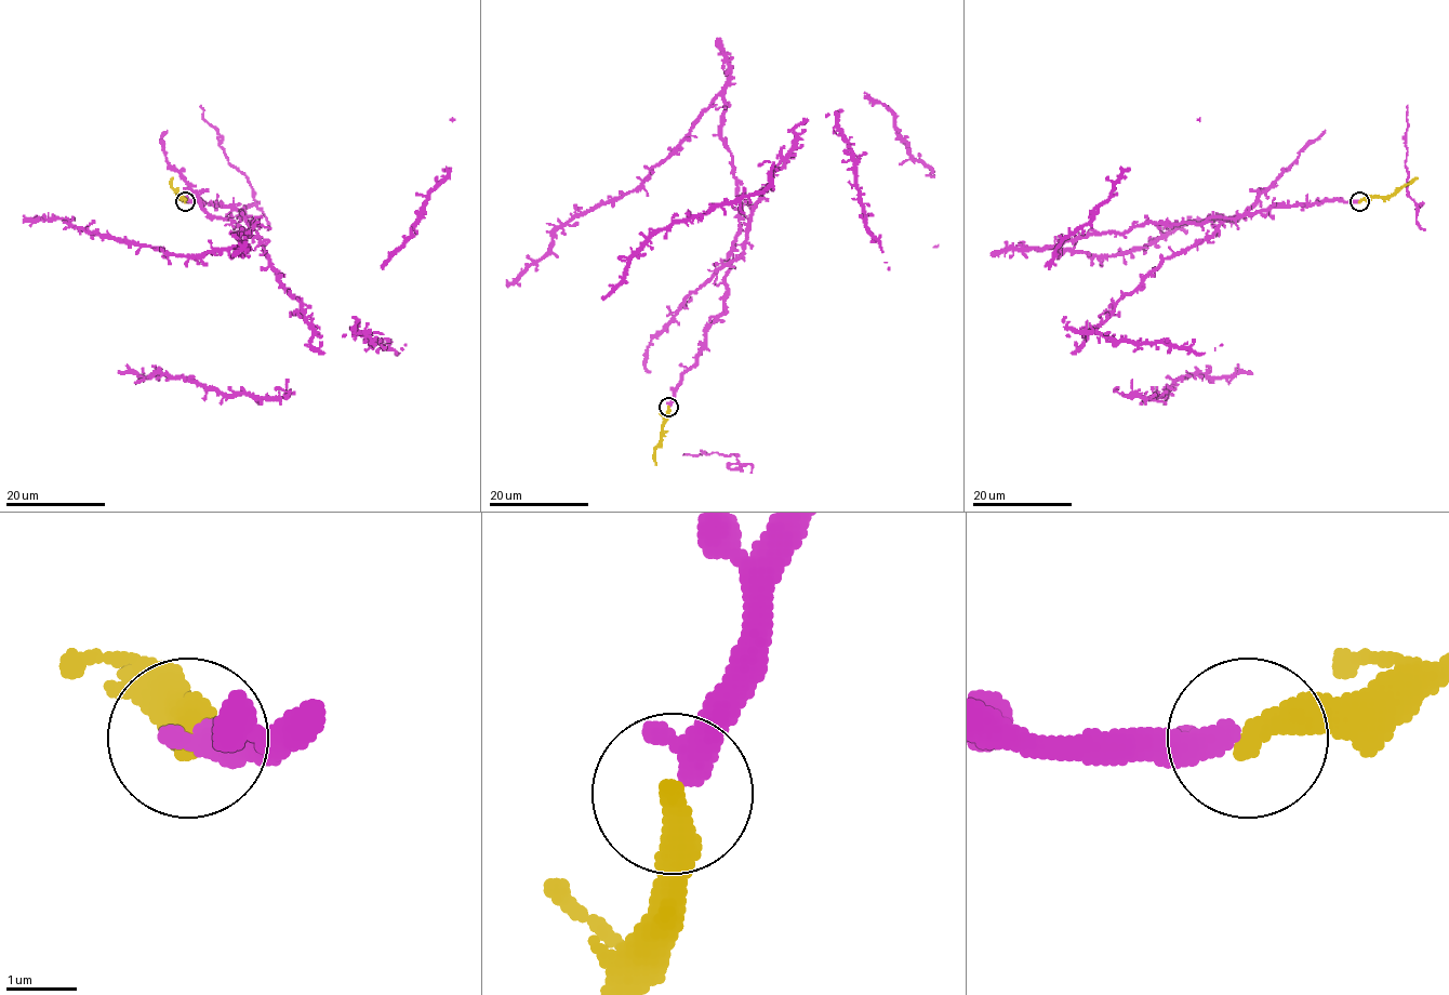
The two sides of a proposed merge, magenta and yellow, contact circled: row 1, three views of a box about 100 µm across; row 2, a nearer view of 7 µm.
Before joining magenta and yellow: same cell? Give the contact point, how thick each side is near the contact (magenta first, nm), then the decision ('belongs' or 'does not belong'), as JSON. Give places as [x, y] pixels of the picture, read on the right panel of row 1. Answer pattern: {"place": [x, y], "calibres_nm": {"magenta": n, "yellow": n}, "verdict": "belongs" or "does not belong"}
{"place": [1359, 201], "calibres_nm": {"magenta": 440, "yellow": 440}, "verdict": "belongs"}

